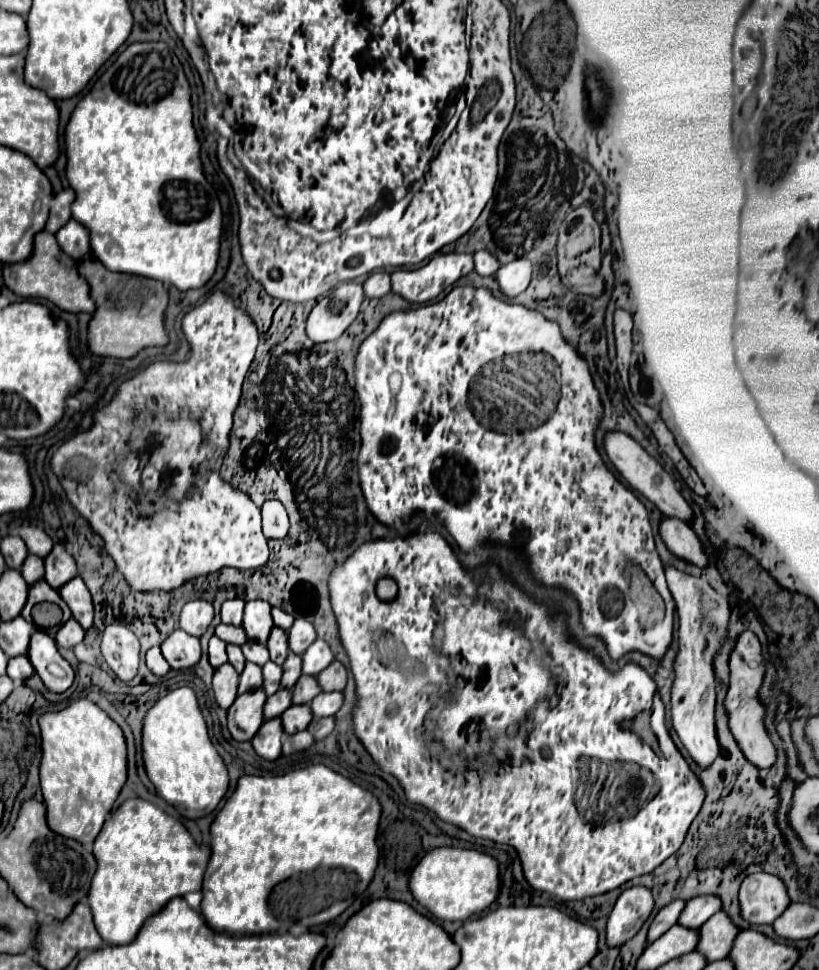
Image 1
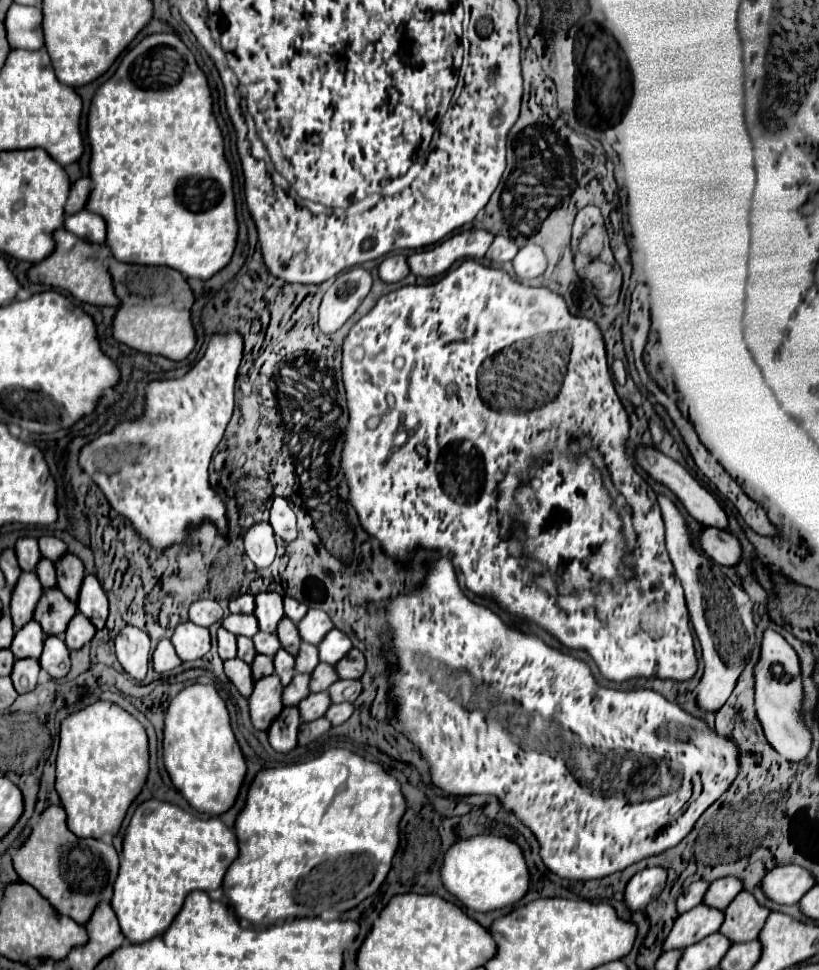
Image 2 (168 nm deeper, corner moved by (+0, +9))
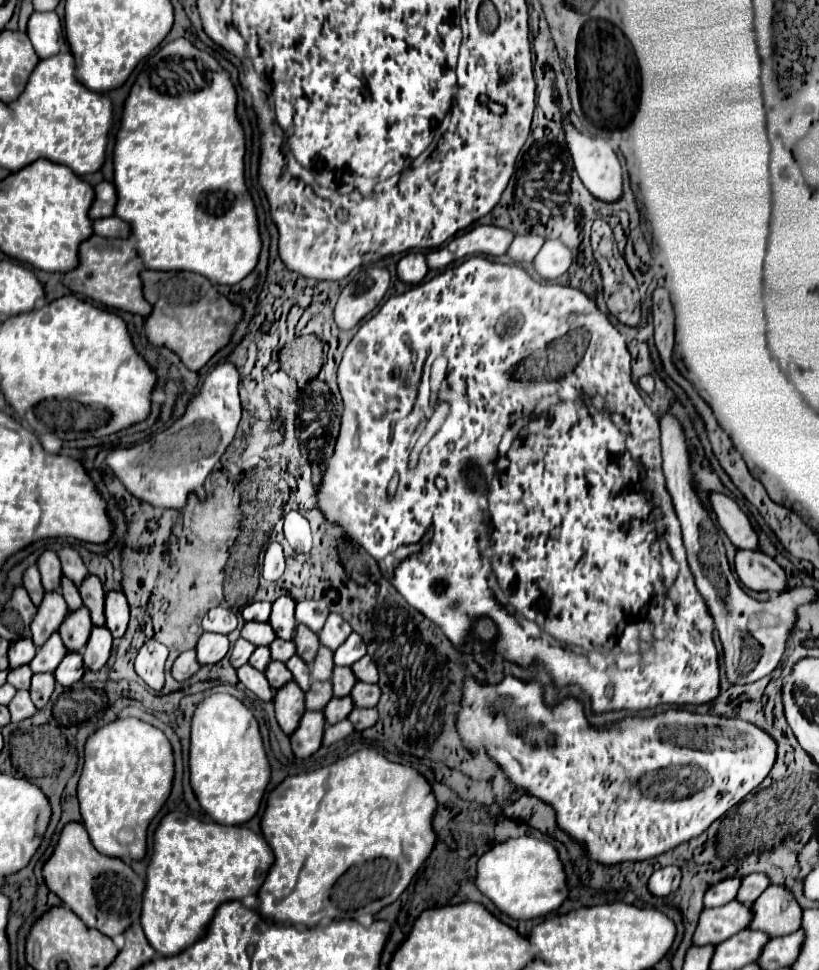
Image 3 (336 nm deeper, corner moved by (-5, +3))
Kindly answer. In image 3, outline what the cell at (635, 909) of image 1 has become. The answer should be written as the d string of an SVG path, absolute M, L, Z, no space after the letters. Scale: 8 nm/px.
M664 867L664 869L658 869L652 877L650 877L650 893L652 895L658 895L658 897L666 897L668 893L674 893L679 885L680 879L682 879L682 871L680 867Z

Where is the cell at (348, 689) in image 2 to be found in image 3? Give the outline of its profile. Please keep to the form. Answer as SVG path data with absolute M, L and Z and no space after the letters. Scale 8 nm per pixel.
M358 683L354 685L352 693L356 707L376 707L378 699L380 699L380 687L378 685L370 685L370 683Z

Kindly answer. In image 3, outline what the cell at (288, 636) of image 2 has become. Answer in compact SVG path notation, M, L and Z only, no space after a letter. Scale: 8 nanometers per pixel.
M298 625L296 629L296 637L294 637L294 643L296 643L296 655L300 655L308 665L312 665L318 649L320 649L320 639L314 631L310 631L306 625Z

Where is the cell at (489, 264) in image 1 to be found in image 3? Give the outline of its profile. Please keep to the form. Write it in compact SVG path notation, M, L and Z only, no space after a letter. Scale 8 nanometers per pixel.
M534 233L516 235L516 239L512 241L512 245L508 249L508 255L518 263L532 261L538 255L538 251L542 249L542 245L544 245L544 237L540 237L540 235L534 235Z

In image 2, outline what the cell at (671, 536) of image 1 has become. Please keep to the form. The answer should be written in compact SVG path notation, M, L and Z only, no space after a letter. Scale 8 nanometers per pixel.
M703 527L701 535L699 535L699 549L713 559L717 565L735 565L741 557L741 547L739 541L717 527Z

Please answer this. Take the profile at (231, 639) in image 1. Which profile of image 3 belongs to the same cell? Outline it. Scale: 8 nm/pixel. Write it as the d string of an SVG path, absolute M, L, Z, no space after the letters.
M250 621L242 627L242 637L254 645L270 645L270 641L276 639L276 633L272 629L270 623L258 623L258 621Z

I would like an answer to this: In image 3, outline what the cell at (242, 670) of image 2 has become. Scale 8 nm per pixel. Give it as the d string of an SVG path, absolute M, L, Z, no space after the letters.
M242 665L238 669L238 679L252 691L256 693L262 701L272 701L274 699L274 689L270 687L266 675L258 669L254 669L252 665Z

